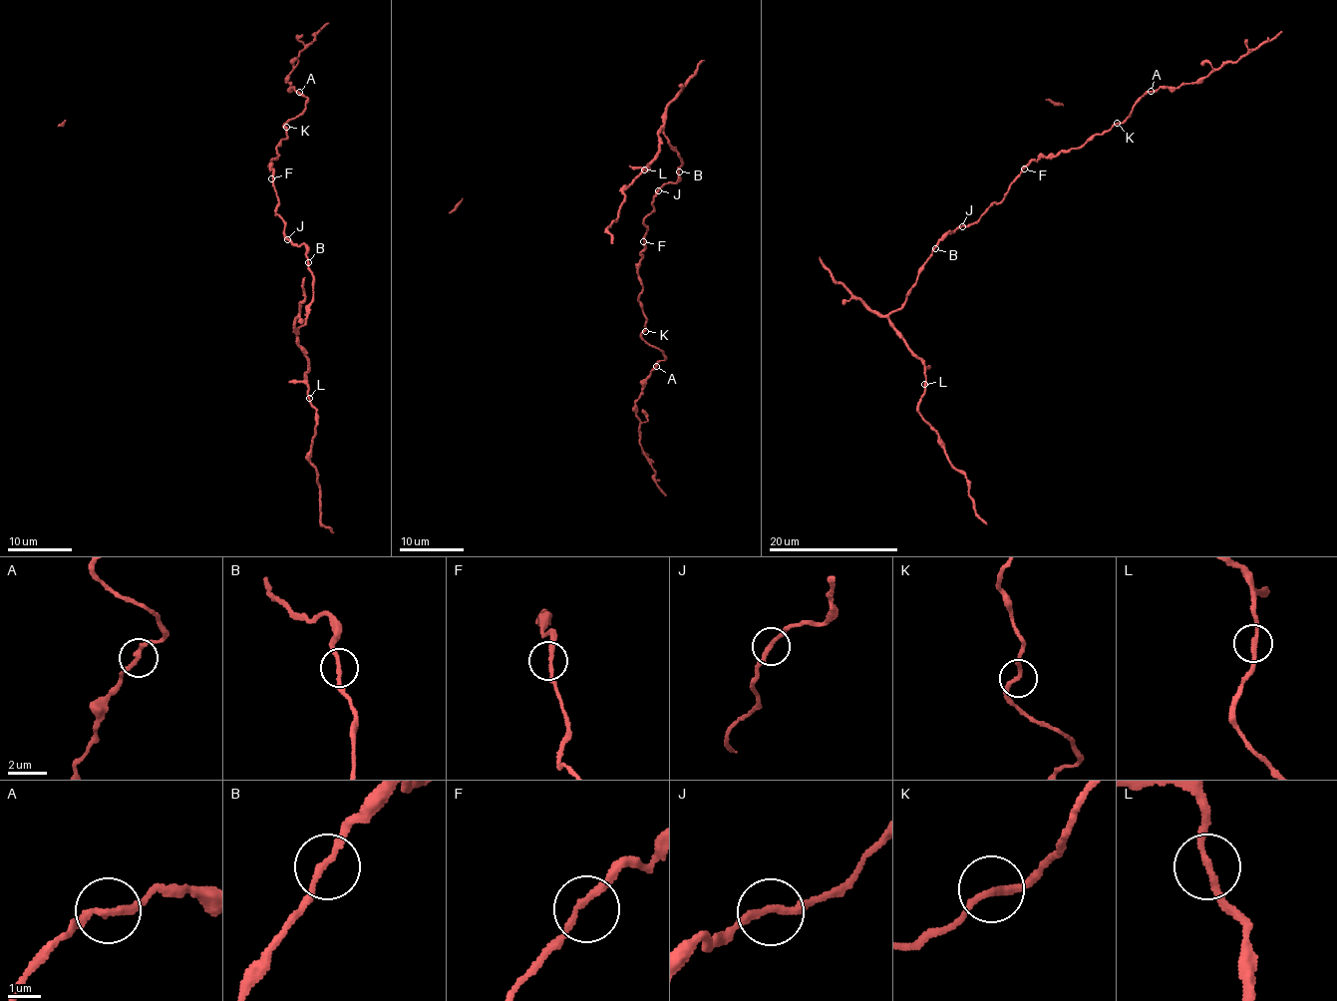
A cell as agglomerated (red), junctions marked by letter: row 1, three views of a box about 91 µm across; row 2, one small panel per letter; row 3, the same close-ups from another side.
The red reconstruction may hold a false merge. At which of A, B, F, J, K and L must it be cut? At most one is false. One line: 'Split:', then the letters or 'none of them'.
Split: none of them

